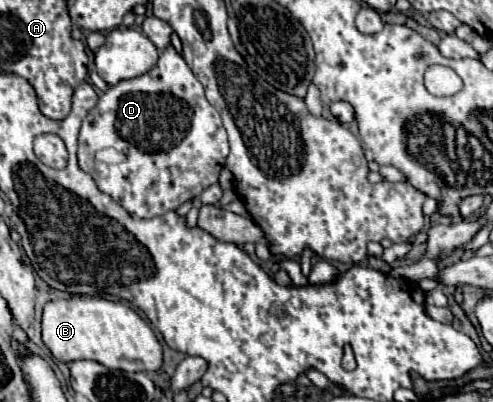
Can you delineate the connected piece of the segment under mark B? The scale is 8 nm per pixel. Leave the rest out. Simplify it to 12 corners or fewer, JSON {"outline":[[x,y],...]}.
{"outline":[[50,301],[42,341],[64,363],[158,371],[162,345],[136,311]]}

